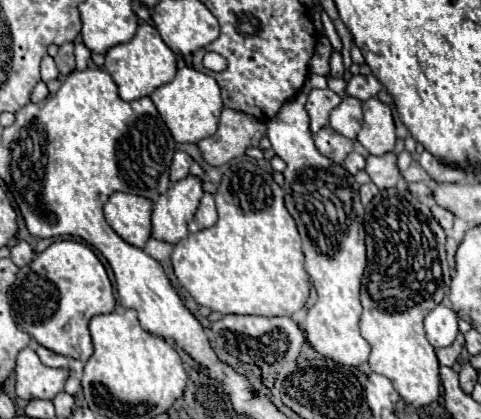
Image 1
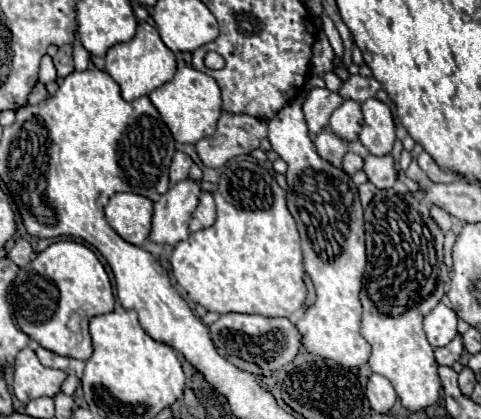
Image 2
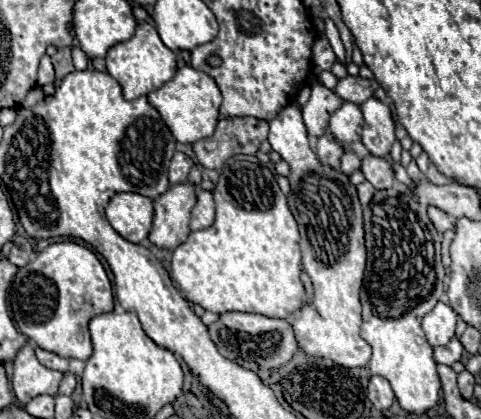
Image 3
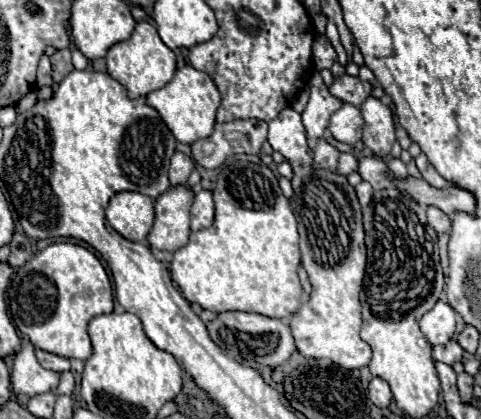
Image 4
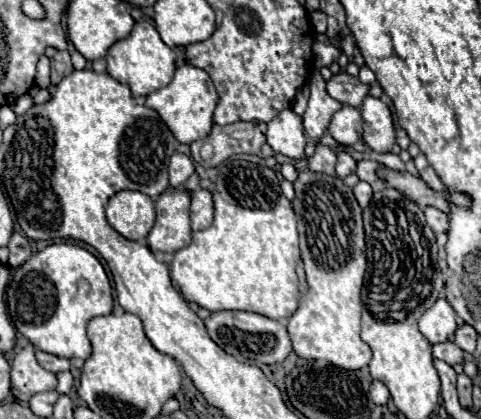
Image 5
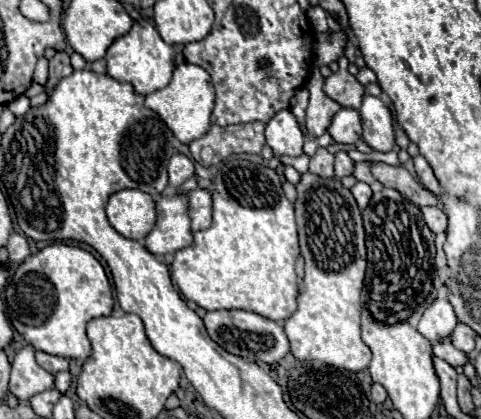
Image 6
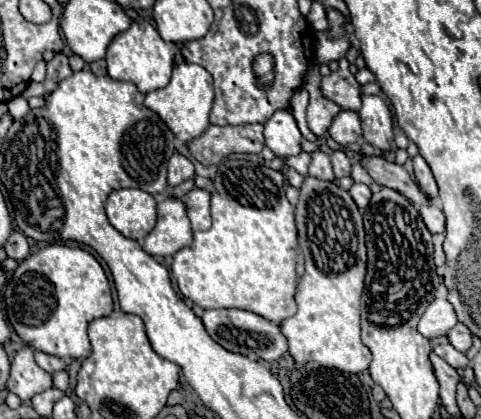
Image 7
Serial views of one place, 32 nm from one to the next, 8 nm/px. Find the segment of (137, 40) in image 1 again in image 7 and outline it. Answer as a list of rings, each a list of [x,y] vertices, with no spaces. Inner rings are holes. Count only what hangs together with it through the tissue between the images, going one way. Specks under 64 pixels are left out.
[[[146,20],[132,22],[132,26],[126,32],[118,34],[112,40],[112,44],[108,46],[108,52],[106,52],[108,76],[114,80],[132,82],[132,84],[136,84],[136,88],[142,94],[148,94],[148,92],[164,88],[168,84],[172,68],[174,68],[175,52],[176,45],[166,44],[150,22],[146,22]]]

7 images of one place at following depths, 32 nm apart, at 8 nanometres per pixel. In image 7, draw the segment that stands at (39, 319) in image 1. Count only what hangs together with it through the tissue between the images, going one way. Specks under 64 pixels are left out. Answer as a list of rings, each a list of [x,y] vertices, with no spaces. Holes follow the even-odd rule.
[[[50,244],[18,264],[18,268],[14,270],[14,276],[6,284],[4,304],[6,304],[6,314],[10,324],[30,348],[58,356],[58,358],[84,360],[90,356],[90,342],[86,334],[88,322],[92,322],[94,318],[110,316],[112,292],[110,292],[110,284],[104,268],[90,252],[76,246]]]

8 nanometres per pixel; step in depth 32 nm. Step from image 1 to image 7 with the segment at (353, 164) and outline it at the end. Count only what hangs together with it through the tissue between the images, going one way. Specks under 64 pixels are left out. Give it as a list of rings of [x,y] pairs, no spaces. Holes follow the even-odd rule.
[[[338,150],[338,152],[332,154],[332,166],[334,166],[334,174],[336,174],[336,178],[350,176],[352,162],[350,162],[350,158],[348,158],[342,150]]]

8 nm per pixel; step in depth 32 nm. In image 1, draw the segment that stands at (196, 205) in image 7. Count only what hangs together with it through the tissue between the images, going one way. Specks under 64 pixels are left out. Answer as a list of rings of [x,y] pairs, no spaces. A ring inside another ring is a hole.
[[[204,194],[200,200],[200,206],[194,214],[194,220],[188,224],[190,232],[200,232],[204,228],[210,228],[216,224],[216,206],[214,206],[214,196],[212,194]]]

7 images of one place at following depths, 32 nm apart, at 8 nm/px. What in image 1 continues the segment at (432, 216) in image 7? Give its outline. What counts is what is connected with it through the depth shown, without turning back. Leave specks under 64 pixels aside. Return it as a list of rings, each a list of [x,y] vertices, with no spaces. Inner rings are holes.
[[[434,204],[434,206],[432,206],[432,214],[434,214],[434,218],[440,222],[440,226],[442,226],[444,230],[450,230],[450,228],[452,228],[452,224],[454,224],[452,212],[448,212],[446,208],[440,208],[438,204]]]

